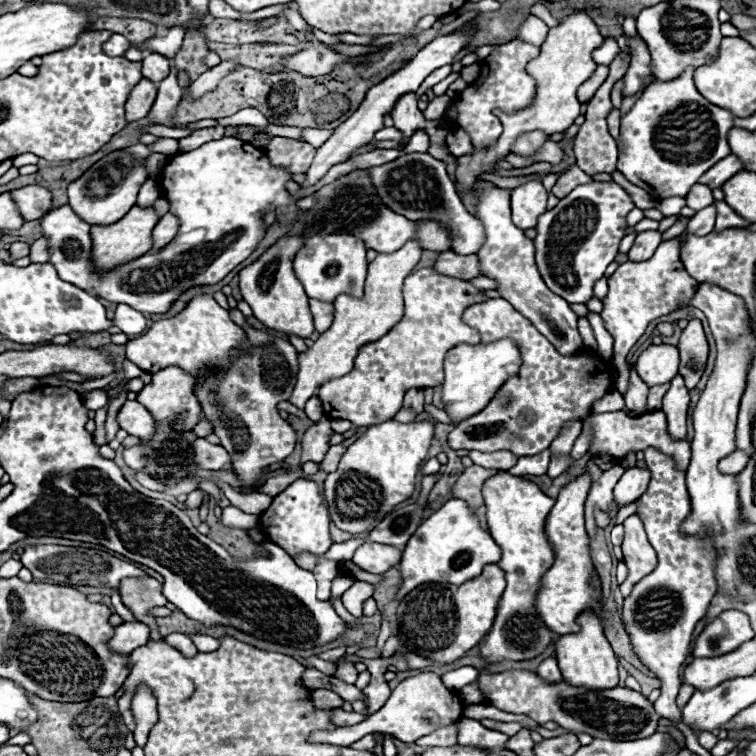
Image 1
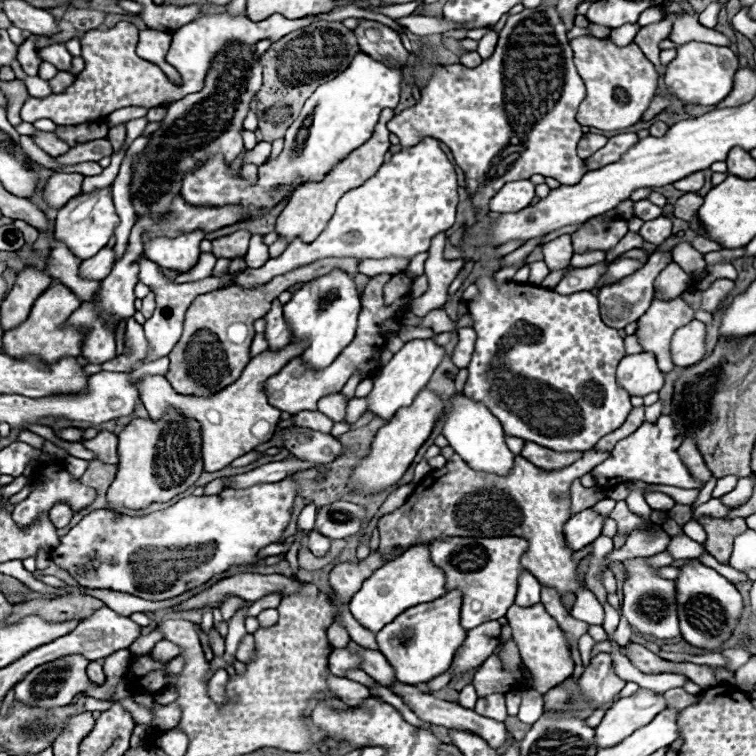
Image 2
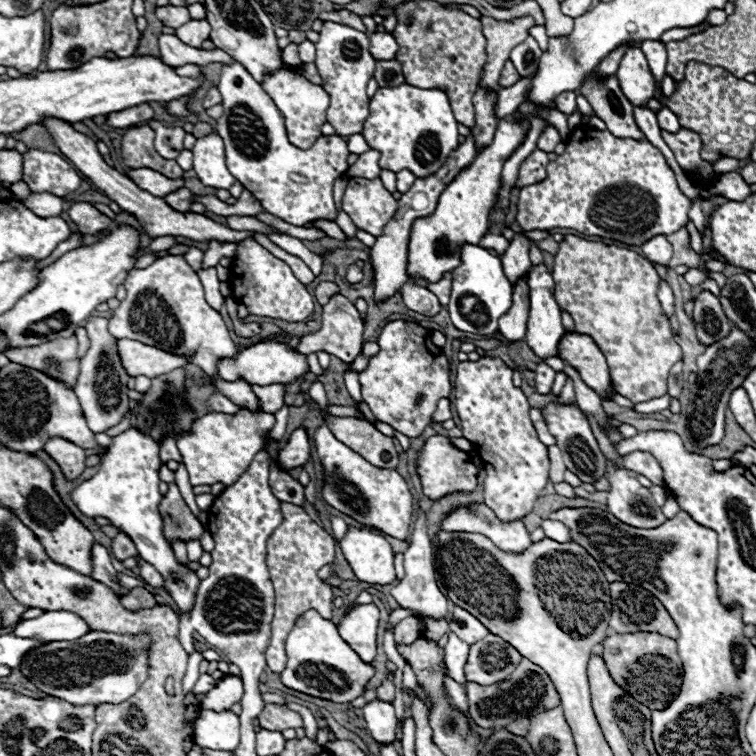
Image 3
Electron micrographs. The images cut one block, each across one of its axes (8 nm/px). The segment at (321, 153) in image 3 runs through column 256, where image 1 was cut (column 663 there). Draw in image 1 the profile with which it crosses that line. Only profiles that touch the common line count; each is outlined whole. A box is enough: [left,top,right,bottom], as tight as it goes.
[616,70,734,200]

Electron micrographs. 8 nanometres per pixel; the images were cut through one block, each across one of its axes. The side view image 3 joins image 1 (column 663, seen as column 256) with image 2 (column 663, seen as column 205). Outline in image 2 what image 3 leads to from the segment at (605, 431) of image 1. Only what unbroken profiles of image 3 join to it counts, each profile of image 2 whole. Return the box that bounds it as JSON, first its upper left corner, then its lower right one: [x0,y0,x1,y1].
[590,416,700,488]

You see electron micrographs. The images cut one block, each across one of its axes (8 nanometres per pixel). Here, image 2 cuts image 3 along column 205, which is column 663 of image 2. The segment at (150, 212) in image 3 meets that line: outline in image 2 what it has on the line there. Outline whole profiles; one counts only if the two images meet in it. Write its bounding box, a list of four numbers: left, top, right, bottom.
[640,216,672,244]

